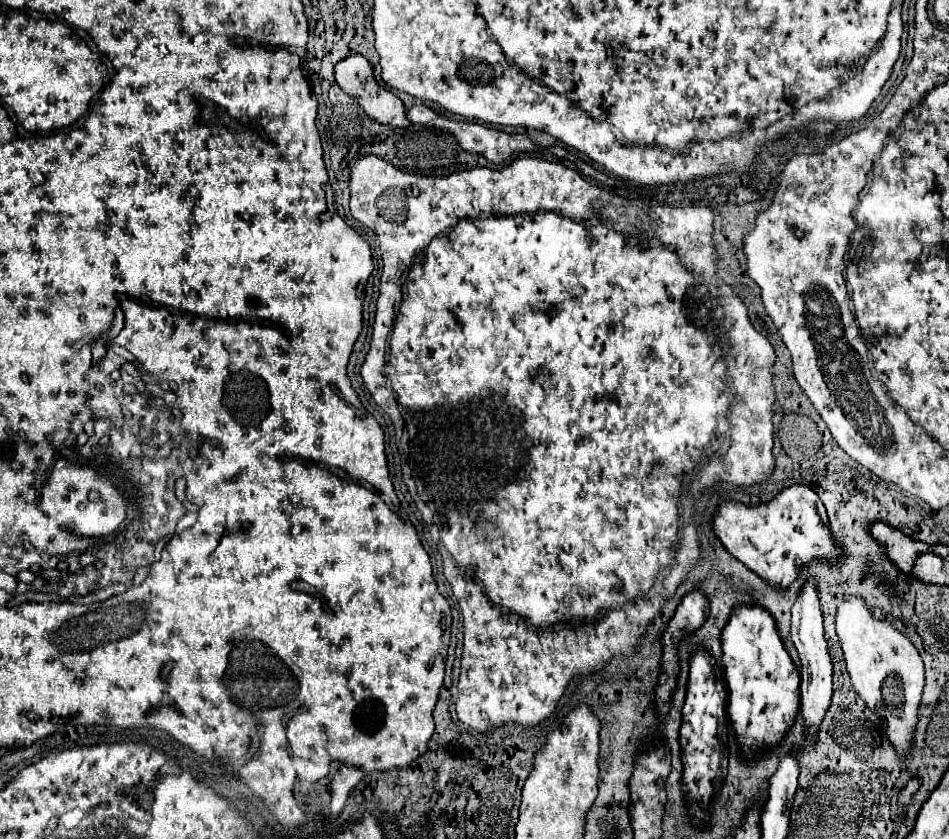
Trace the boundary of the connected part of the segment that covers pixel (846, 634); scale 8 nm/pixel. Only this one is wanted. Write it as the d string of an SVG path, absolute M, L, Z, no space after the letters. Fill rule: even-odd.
M848 598L838 606L836 634L844 650L846 670L854 692L884 720L886 736L894 744L898 758L904 760L912 746L924 688L924 664L918 650L904 634L894 630L892 624L876 620L858 598Z

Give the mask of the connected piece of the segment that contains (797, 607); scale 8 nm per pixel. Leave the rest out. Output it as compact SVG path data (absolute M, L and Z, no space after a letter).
M810 578L804 590L800 592L798 600L792 606L792 632L790 638L798 650L802 668L800 668L800 712L804 718L804 730L808 734L816 734L820 730L820 724L824 720L824 714L830 706L832 698L832 658L826 648L824 638L824 626L822 626L822 612L818 602L818 592L814 586L814 580Z

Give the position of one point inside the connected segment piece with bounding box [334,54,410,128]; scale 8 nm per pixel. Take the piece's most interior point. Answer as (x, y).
(354, 75)

